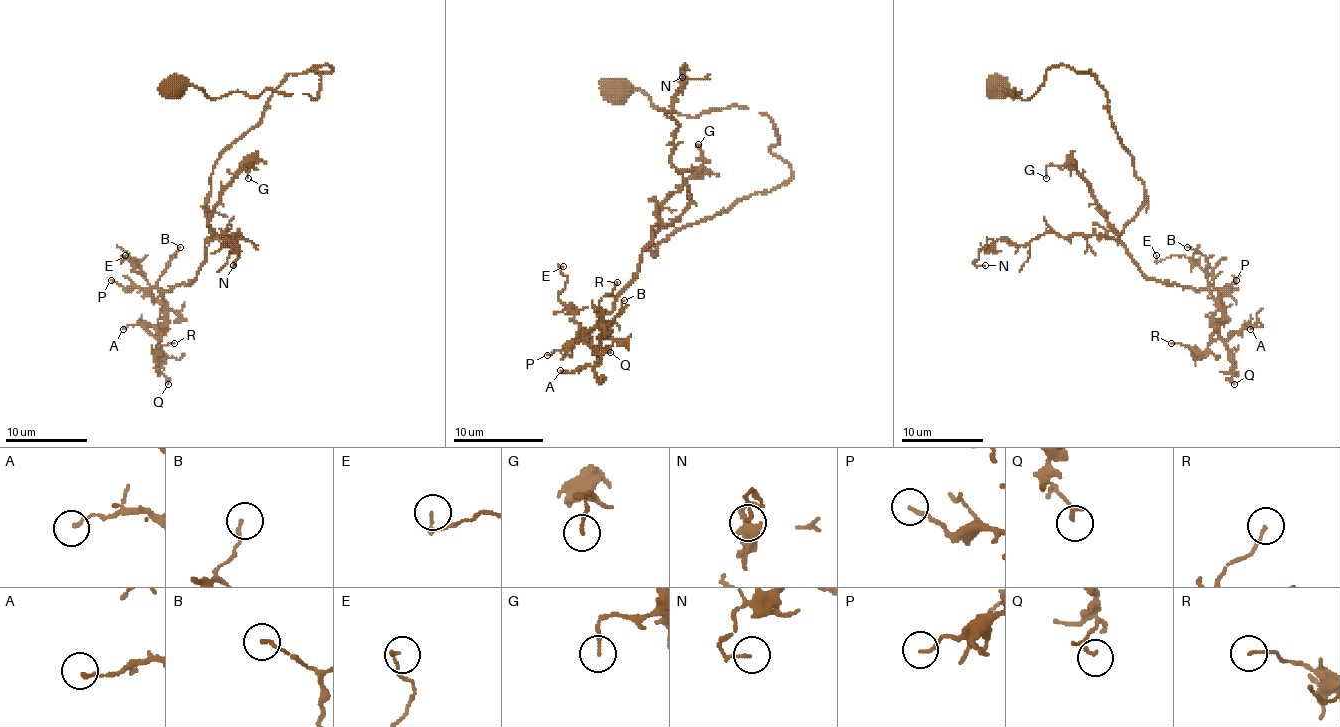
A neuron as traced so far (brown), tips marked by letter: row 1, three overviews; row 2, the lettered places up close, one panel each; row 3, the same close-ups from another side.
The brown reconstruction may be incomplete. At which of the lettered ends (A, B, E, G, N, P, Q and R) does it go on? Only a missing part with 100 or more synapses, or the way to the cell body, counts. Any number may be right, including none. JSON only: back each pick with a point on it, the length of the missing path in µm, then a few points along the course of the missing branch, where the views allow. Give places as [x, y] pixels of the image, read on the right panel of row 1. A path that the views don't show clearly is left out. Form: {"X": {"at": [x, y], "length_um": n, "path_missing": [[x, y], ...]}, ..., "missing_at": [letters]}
{"missing_at": []}

